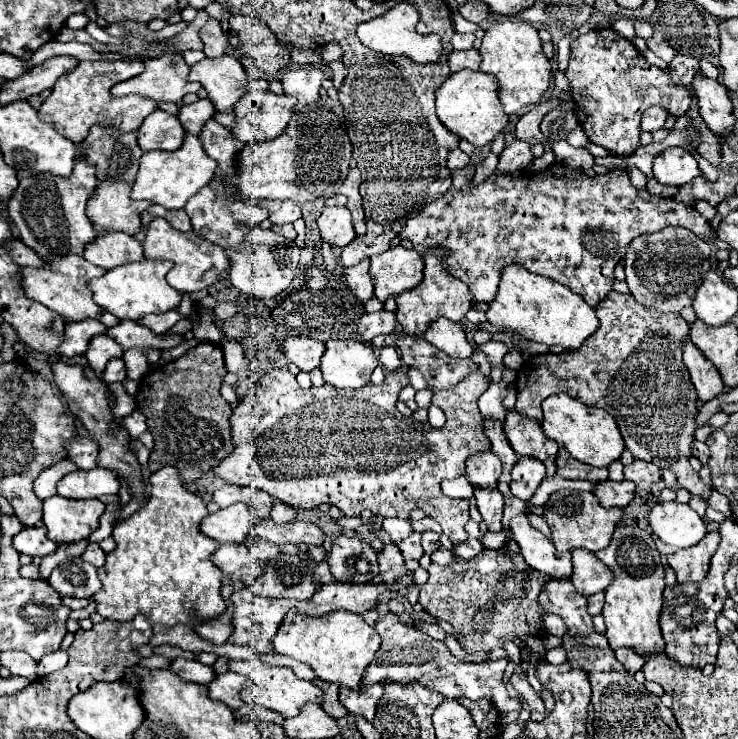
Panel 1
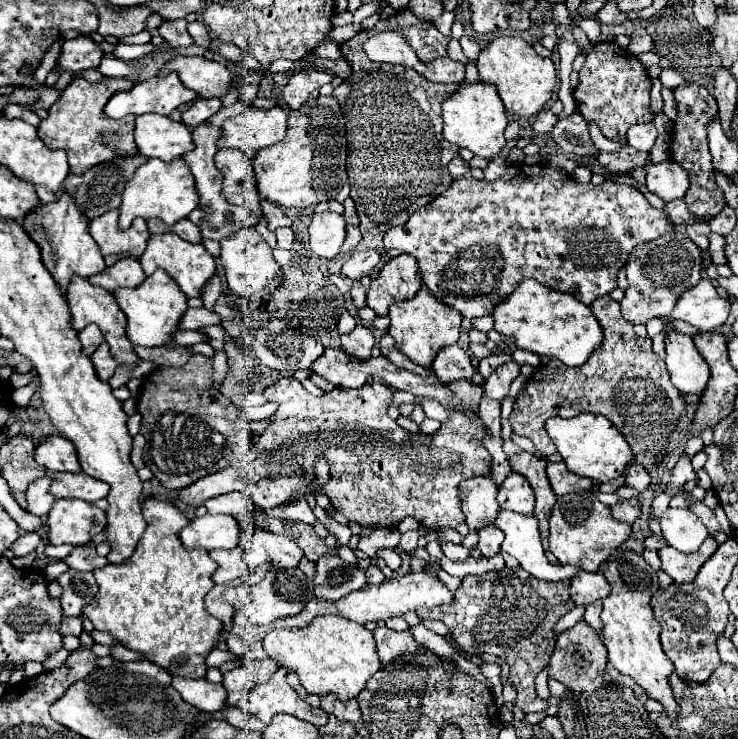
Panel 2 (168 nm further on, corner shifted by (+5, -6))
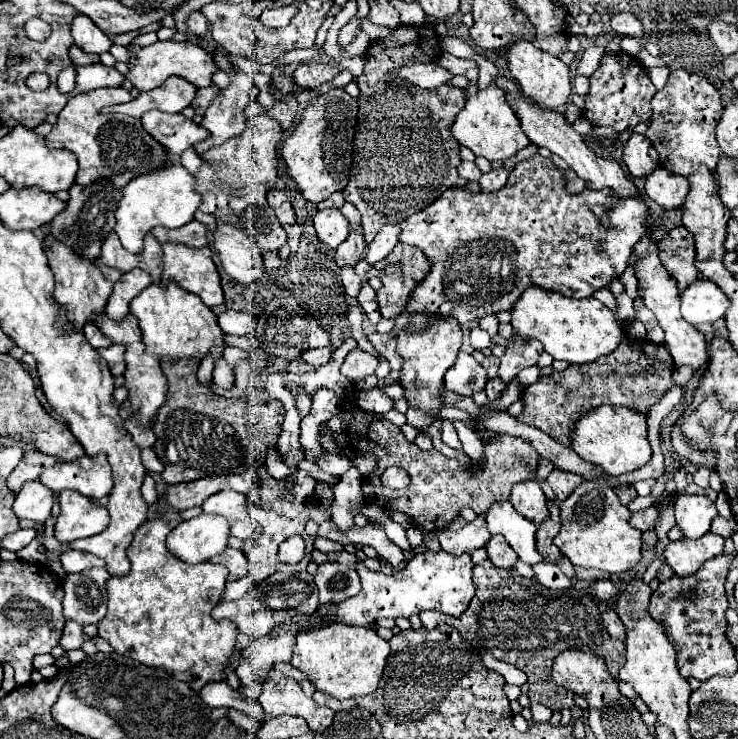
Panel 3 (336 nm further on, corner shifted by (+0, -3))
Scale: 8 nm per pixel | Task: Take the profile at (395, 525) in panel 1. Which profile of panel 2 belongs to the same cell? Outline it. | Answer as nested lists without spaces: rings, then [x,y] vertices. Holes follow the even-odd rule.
[[[408,530],[408,532],[402,534],[396,550],[398,552],[412,552],[416,548],[416,542],[418,542],[418,534],[414,530]]]

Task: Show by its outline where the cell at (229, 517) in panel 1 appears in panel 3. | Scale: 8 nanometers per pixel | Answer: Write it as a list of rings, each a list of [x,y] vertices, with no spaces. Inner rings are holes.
[[[201,513],[179,523],[167,535],[167,549],[185,563],[201,563],[219,555],[227,547],[229,523],[221,515]]]

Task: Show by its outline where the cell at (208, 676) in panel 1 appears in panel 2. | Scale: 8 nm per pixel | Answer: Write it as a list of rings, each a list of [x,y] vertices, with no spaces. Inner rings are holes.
[[[174,674],[172,686],[180,692],[180,696],[188,704],[192,704],[204,712],[216,712],[216,710],[224,708],[226,690],[222,684],[212,684],[204,678],[182,678],[182,676]]]

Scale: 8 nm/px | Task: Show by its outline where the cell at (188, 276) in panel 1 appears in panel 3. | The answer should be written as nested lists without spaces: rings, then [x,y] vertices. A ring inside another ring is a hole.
[[[181,243],[163,245],[163,281],[175,281],[181,289],[195,293],[207,307],[223,303],[219,273],[209,247],[191,249]]]

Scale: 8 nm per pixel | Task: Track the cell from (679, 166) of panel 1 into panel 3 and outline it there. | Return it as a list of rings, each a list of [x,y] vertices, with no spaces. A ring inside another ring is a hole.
[[[657,167],[657,171],[653,171],[653,175],[645,179],[645,191],[649,199],[653,199],[661,209],[669,211],[685,203],[689,183],[685,177],[665,171],[663,167]]]

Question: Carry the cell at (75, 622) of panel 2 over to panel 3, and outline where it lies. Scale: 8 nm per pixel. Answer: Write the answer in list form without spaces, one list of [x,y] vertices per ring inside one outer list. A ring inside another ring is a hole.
[[[67,621],[67,625],[65,625],[65,629],[63,629],[63,637],[61,637],[61,647],[63,649],[79,649],[81,647],[81,643],[85,641],[83,639],[85,637],[85,633],[83,633],[83,627],[79,625],[79,623],[75,623],[75,621]]]

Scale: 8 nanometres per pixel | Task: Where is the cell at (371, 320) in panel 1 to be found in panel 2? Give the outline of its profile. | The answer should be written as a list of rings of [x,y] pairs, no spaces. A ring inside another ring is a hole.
[[[358,324],[350,334],[342,334],[340,342],[348,354],[358,356],[358,358],[368,358],[376,344],[376,338],[368,326]]]

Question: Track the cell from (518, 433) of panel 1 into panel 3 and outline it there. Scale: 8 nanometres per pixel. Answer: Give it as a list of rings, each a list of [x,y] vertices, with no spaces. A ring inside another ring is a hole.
[[[549,501],[549,519],[537,529],[537,535],[535,535],[537,551],[543,555],[547,563],[557,563],[563,557],[561,551],[557,551],[557,547],[553,545],[553,537],[559,533],[559,529],[561,529],[559,507]]]

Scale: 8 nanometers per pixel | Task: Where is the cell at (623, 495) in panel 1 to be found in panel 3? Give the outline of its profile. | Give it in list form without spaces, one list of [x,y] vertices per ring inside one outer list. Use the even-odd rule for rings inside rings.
[[[647,507],[647,509],[643,509],[643,511],[633,513],[633,517],[631,517],[631,527],[639,529],[641,533],[645,533],[645,531],[655,529],[657,521],[659,521],[659,511],[657,511],[657,507]]]

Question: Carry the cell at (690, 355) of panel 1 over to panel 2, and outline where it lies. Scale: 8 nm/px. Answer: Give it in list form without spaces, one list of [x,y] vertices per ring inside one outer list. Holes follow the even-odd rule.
[[[666,330],[666,366],[672,384],[682,394],[702,394],[708,386],[710,368],[686,334]]]

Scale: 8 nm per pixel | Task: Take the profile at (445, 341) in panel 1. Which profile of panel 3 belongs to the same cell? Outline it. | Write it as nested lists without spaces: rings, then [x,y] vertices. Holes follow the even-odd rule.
[[[459,351],[455,365],[445,373],[445,389],[463,397],[485,389],[485,369],[465,351]]]

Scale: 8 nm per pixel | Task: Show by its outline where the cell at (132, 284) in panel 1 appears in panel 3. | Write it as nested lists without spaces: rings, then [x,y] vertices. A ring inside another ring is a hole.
[[[169,283],[165,289],[161,285],[149,285],[131,301],[131,313],[139,319],[143,331],[143,343],[149,355],[169,357],[169,359],[203,359],[213,355],[213,361],[223,357],[225,333],[217,325],[217,315],[197,299],[181,291],[175,283]]]

